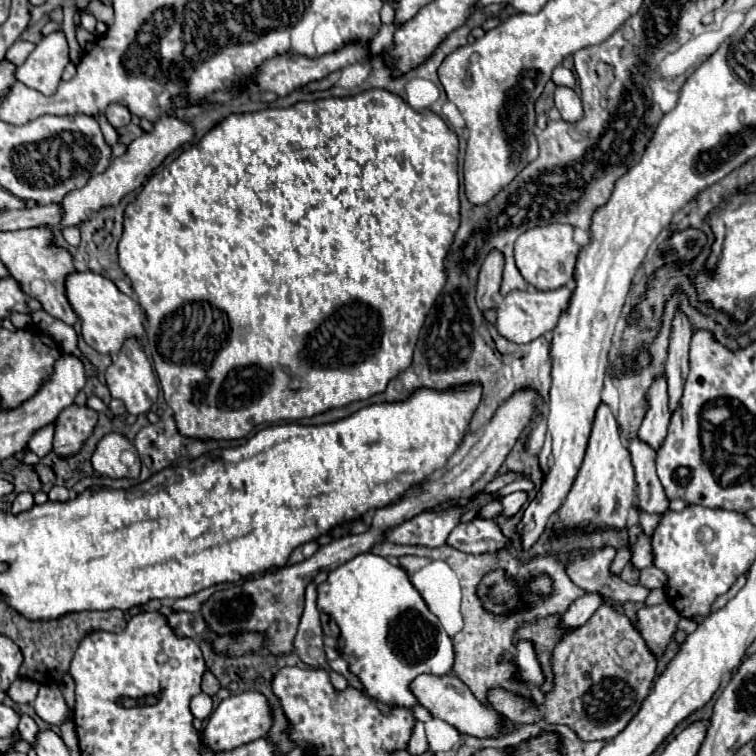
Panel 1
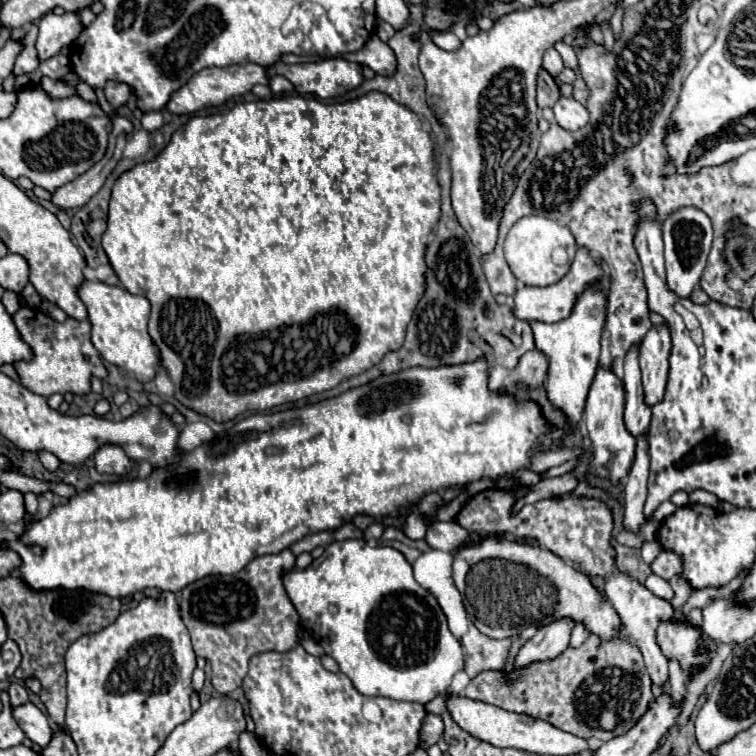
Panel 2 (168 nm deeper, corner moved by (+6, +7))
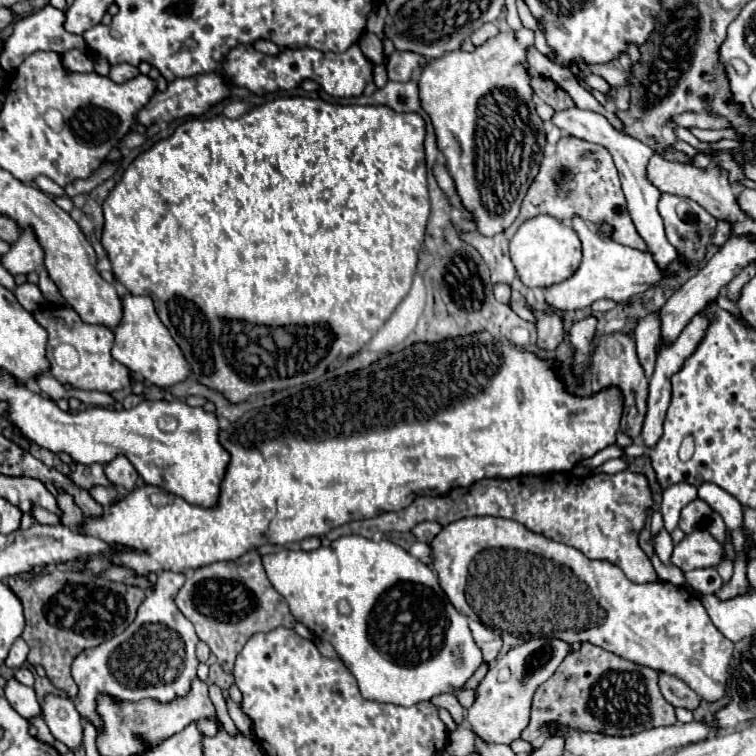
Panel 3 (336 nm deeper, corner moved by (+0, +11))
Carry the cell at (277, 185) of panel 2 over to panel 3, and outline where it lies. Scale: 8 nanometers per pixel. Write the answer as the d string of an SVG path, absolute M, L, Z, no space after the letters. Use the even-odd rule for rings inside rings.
M301 96L275 98L255 106L237 120L227 116L187 120L179 124L173 136L139 154L103 202L105 224L101 244L111 260L113 276L131 294L153 298L157 316L191 364L191 378L223 392L227 400L243 402L253 394L283 390L315 380L323 376L329 366L339 366L349 354L359 352L409 294L429 218L423 140L425 120L419 114L401 116L389 112L389 108L339 106Z

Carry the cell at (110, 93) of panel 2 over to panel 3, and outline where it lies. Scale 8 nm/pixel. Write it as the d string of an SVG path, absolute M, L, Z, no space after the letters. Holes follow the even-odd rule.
M117 64L117 66L111 68L109 78L111 78L113 82L117 82L117 84L123 84L123 82L131 80L131 78L137 76L137 74L139 74L139 68L137 68L137 66L131 66L131 64Z

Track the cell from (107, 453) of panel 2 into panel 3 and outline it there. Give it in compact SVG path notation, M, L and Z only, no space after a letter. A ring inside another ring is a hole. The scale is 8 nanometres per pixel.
M117 456L113 462L109 462L105 466L105 474L113 486L123 486L129 492L135 488L135 482L139 478L137 470L125 456Z

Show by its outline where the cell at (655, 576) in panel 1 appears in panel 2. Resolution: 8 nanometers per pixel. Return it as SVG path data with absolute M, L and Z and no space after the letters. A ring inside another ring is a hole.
M663 550L663 552L653 560L653 564L651 564L651 572L657 574L657 576L661 576L661 578L665 578L665 580L669 580L669 578L673 578L675 574L679 574L681 568L683 568L683 566L681 566L679 556L675 556L673 552L667 552L667 550Z

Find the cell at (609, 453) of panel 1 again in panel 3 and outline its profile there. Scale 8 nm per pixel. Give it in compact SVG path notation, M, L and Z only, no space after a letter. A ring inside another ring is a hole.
M615 332L615 334L603 334L597 340L595 352L593 352L593 366L591 366L591 384L593 392L599 392L607 386L619 386L625 398L625 430L629 436L639 436L641 426L647 412L647 394L649 394L649 378L645 376L645 370L637 358L635 350L635 338L627 332Z

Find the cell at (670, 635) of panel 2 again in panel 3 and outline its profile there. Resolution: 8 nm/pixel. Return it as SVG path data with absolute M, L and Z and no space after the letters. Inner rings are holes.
M461 518L443 526L429 542L429 548L431 568L437 572L449 602L459 608L459 612L475 612L485 626L519 634L525 640L559 638L567 644L591 642L633 664L653 668L655 672L667 672L683 680L707 702L717 702L725 696L733 642L713 626L703 602L687 586L675 586L663 580L635 584L609 560L589 560L579 550L535 534L523 524L505 518Z

